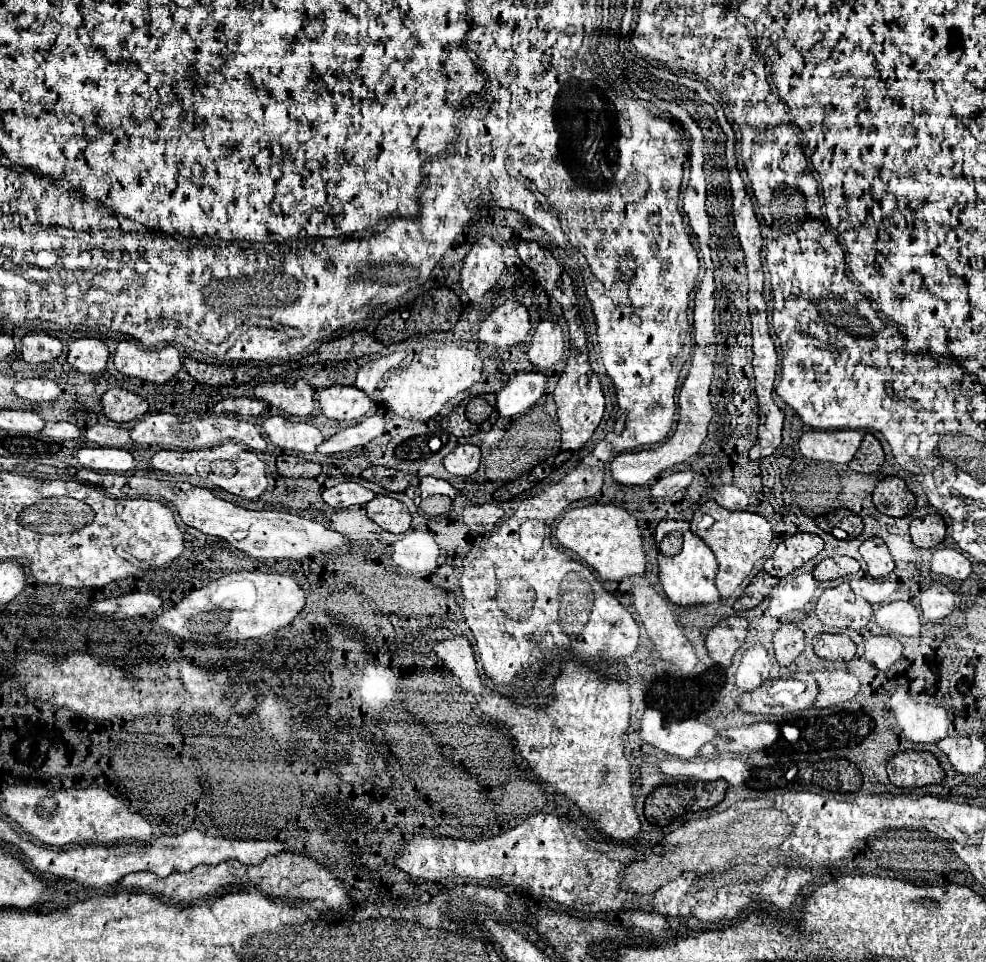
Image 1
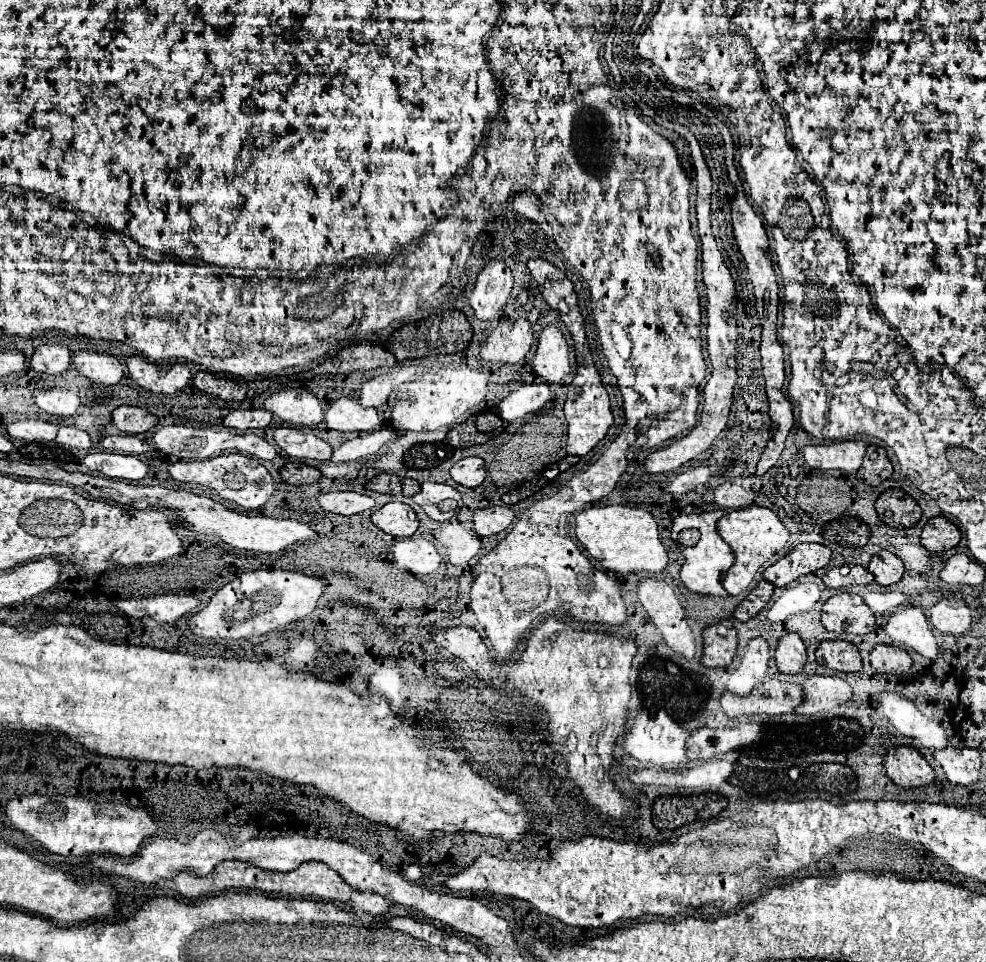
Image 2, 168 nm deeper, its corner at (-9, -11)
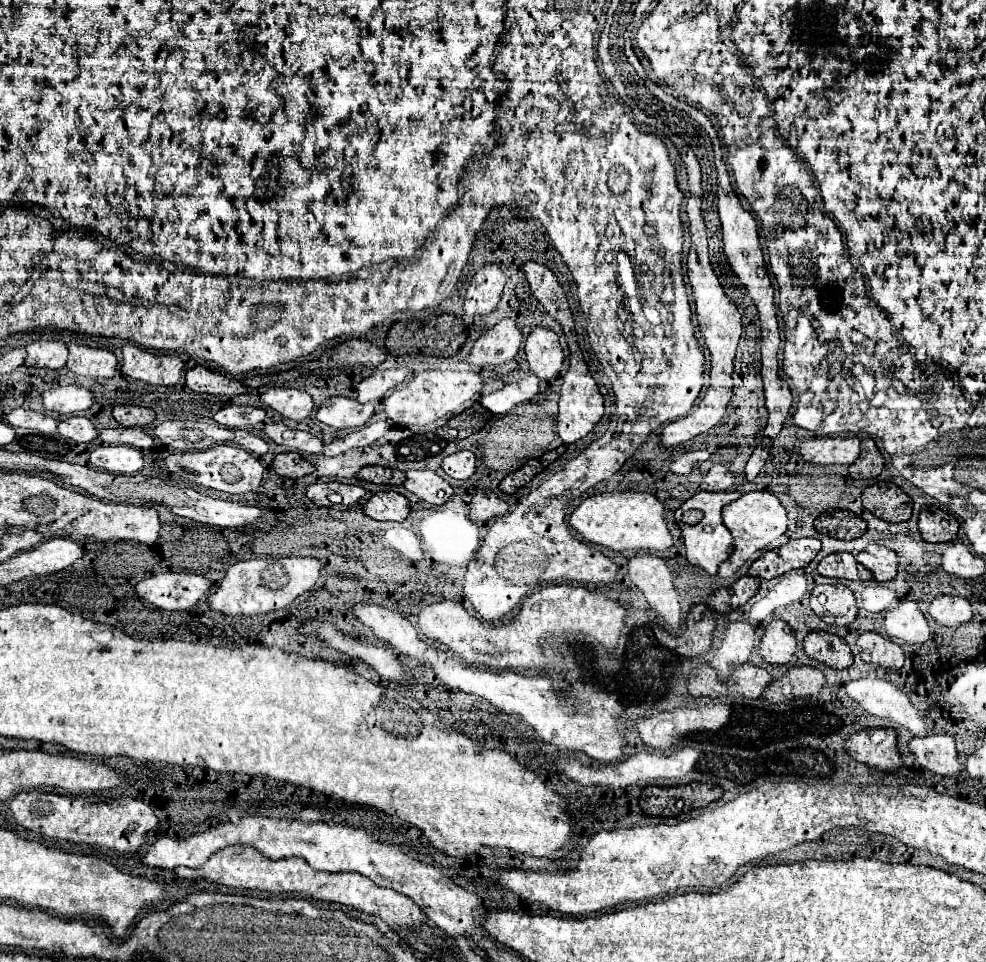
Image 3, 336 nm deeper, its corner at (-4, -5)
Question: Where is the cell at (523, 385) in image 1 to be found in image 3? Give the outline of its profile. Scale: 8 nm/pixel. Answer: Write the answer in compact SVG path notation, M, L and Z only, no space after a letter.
M529 375L517 383L506 385L499 391L483 395L480 403L493 414L491 417L501 417L501 413L513 413L519 405L530 402L538 392L539 378Z

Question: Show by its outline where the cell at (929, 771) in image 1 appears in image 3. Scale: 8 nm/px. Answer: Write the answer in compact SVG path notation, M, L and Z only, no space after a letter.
M895 729L859 731L847 739L845 749L855 761L861 761L877 771L897 771L903 767Z

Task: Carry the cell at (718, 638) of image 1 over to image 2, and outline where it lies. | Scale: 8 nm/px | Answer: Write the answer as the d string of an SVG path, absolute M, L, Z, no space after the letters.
M726 619L718 621L712 627L706 627L702 631L704 641L704 653L702 653L702 665L704 667L728 667L736 655L736 629L726 623Z

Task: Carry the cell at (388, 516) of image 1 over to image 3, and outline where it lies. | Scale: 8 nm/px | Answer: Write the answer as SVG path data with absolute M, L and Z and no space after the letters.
M379 491L365 505L363 511L375 521L405 521L409 515L409 501L397 491Z

